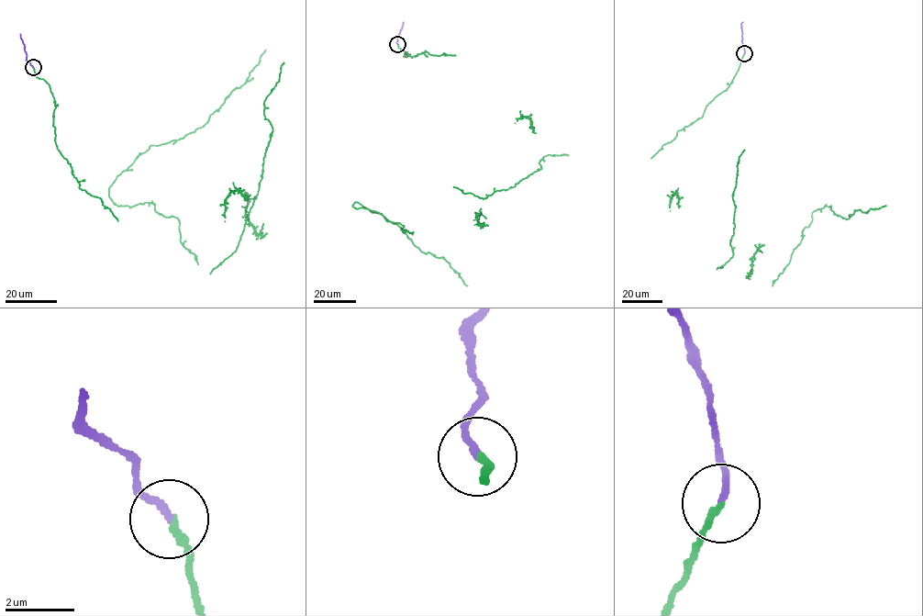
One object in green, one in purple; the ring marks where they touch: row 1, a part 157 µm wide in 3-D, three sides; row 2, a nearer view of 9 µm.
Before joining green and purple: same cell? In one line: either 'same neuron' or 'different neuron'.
same neuron

